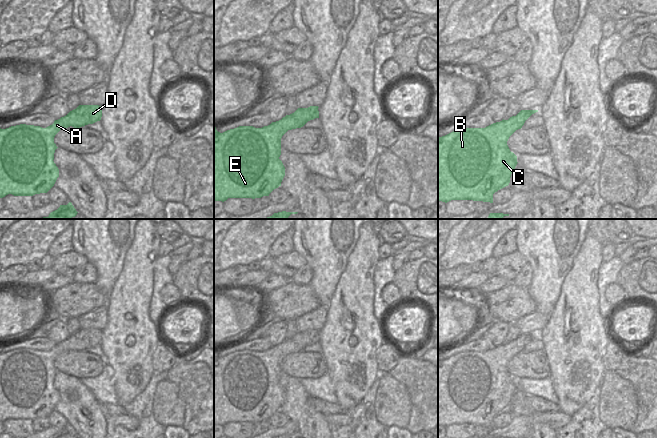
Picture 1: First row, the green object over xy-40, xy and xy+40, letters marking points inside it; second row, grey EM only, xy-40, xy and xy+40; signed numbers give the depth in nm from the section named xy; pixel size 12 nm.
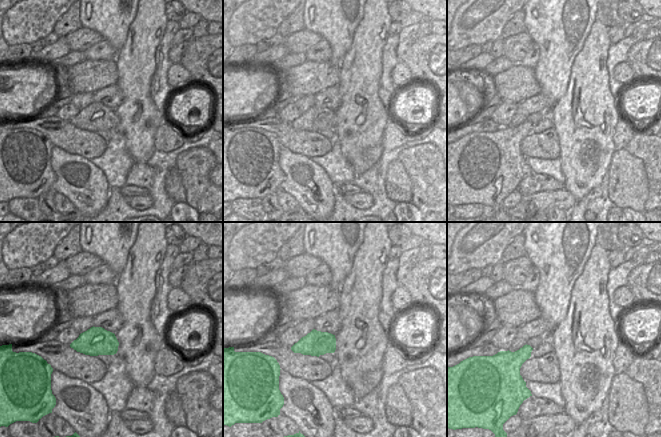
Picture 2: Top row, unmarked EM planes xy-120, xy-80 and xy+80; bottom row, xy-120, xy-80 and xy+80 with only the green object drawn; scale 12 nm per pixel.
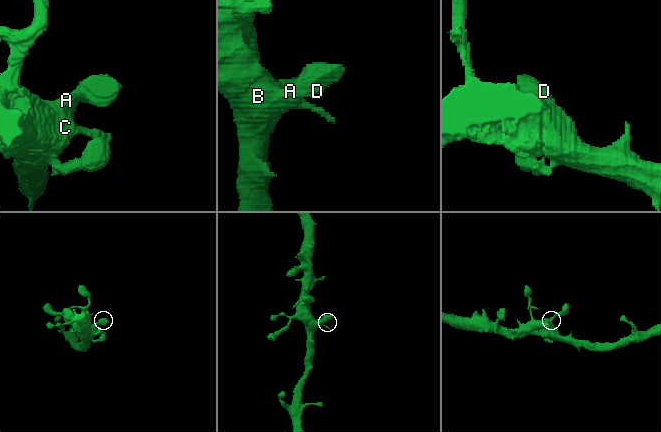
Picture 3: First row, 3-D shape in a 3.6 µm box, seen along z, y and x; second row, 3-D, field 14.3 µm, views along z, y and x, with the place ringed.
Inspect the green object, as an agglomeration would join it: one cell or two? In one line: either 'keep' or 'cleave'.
keep

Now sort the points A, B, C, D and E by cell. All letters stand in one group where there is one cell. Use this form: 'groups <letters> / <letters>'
groups A B C D E

